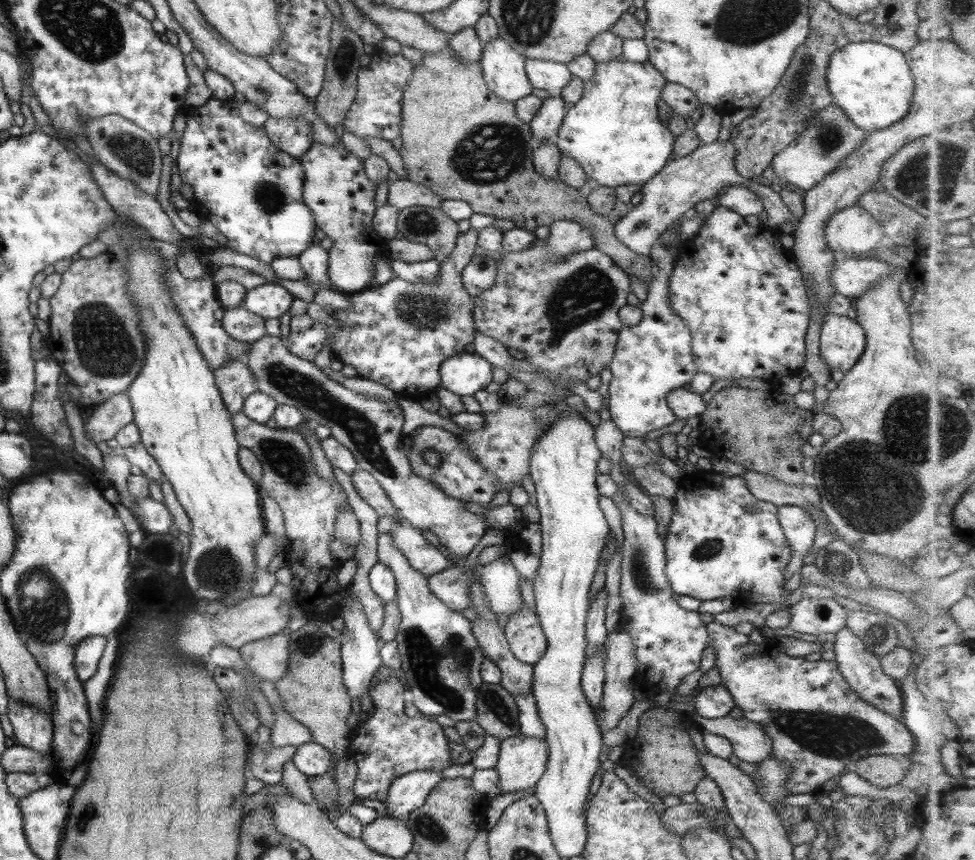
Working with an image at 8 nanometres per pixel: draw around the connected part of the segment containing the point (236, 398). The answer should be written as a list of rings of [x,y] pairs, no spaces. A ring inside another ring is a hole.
[[[241,357],[229,359],[223,367],[213,369],[213,378],[221,401],[231,417],[242,410],[245,398],[256,392],[247,362]]]

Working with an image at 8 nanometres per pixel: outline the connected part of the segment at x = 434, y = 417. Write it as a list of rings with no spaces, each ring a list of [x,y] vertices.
[[[398,395],[395,400],[401,408],[403,416],[403,426],[401,433],[403,436],[409,436],[415,428],[419,426],[437,426],[455,436],[463,434],[465,431],[453,423],[450,418],[442,418],[437,413],[430,413],[424,410],[420,403],[408,396]]]

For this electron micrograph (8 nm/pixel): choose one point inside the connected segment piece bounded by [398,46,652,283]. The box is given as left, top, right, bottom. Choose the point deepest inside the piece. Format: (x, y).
(459, 140)

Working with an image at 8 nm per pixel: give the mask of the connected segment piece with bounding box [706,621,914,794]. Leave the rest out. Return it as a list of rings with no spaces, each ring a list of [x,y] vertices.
[[[714,621],[706,624],[706,631],[708,636],[708,641],[711,641],[713,645],[713,653],[715,653],[715,667],[719,671],[719,676],[721,677],[721,682],[719,684],[723,685],[729,695],[733,697],[734,705],[738,706],[742,710],[742,716],[747,720],[751,720],[753,723],[759,723],[763,727],[763,731],[772,741],[772,752],[773,759],[779,761],[785,761],[791,765],[791,774],[789,778],[785,780],[785,789],[789,791],[789,794],[803,794],[803,793],[812,793],[816,789],[821,787],[821,784],[837,774],[841,774],[844,767],[847,768],[850,764],[855,764],[858,760],[861,760],[865,757],[870,756],[879,756],[879,755],[897,755],[897,756],[908,756],[913,750],[914,738],[913,735],[909,732],[909,729],[902,723],[901,720],[894,719],[888,714],[877,710],[877,708],[867,704],[864,700],[861,700],[851,688],[846,684],[845,680],[839,674],[836,662],[835,661],[825,661],[819,659],[817,661],[807,661],[803,657],[787,656],[783,654],[771,640],[764,638],[759,644],[755,644],[748,639],[747,634],[737,634],[733,630],[733,626],[727,626],[718,624]]]

